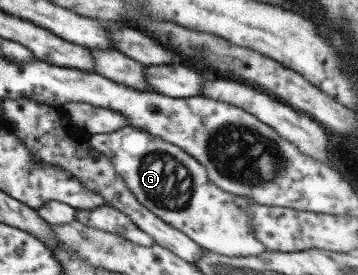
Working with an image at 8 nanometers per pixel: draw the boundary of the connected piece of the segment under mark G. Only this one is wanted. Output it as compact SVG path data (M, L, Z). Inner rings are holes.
M129 125L117 128L115 131L90 134L88 142L91 148L109 159L115 173L126 183L125 187L145 209L154 213L173 229L184 233L199 247L229 257L256 256L267 251L250 229L246 215L248 198L221 191L207 179L206 169L179 147Z

